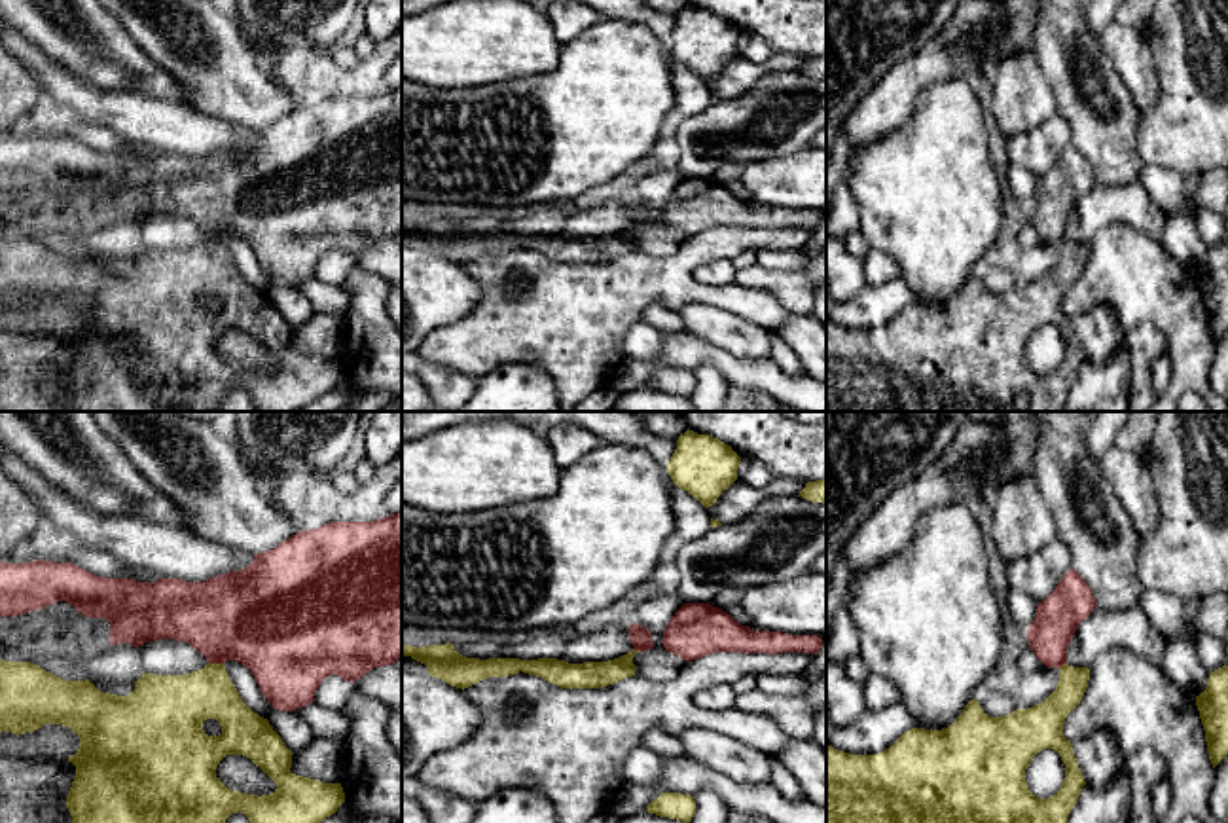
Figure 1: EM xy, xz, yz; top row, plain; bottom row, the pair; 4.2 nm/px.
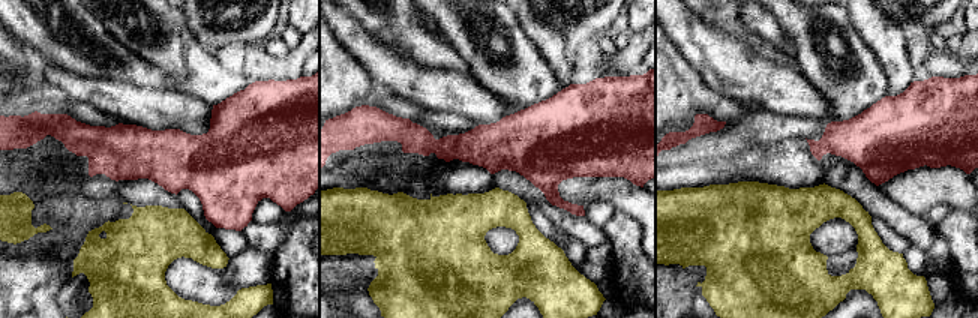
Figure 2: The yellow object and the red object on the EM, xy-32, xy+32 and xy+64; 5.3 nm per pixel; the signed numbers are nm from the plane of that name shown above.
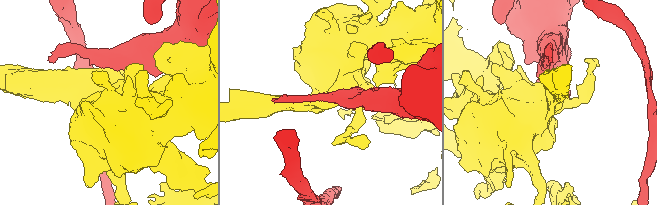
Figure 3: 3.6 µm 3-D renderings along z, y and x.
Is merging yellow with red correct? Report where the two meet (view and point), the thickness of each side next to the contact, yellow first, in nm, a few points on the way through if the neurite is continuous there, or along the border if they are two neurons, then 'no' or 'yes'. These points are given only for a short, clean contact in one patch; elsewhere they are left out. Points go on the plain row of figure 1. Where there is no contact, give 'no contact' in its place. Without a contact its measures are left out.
xy (216, 239) | 280/400 nm | across xy (175, 281), (216, 239), (216, 226), (251, 192) | yes

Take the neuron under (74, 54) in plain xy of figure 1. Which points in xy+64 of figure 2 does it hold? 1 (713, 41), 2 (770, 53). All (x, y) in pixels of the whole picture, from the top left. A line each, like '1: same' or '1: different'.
1: different
2: same

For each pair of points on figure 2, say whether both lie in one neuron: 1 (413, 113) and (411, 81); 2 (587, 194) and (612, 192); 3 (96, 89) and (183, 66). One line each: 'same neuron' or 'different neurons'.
1: different neurons
2: same neuron
3: different neurons

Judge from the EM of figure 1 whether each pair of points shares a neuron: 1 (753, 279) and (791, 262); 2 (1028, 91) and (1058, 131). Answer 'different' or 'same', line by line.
1: different
2: different

